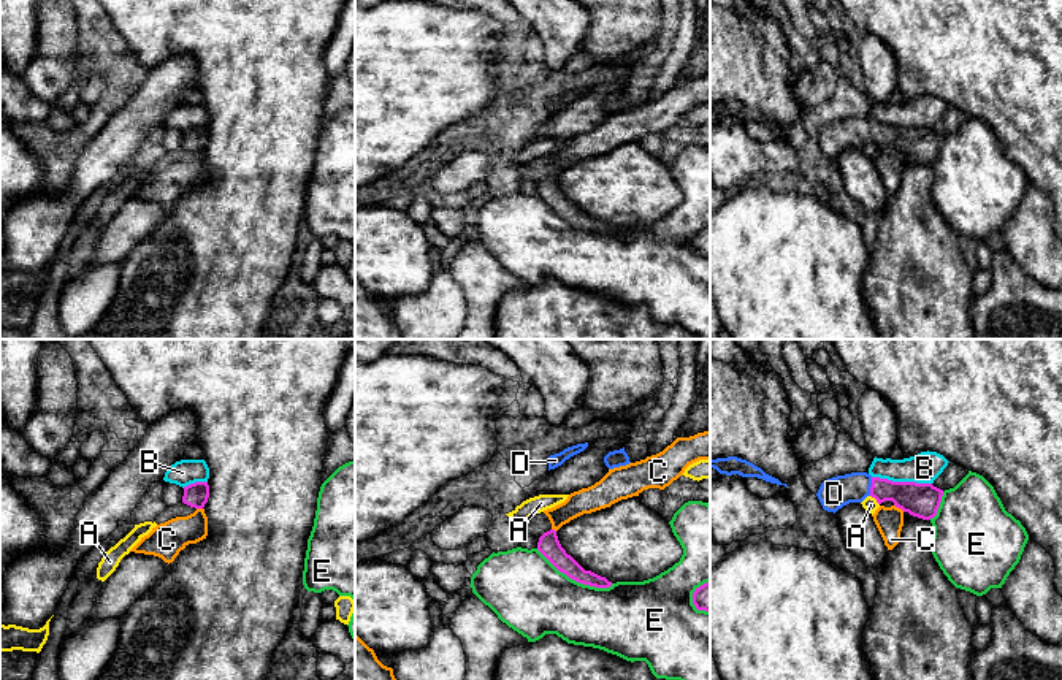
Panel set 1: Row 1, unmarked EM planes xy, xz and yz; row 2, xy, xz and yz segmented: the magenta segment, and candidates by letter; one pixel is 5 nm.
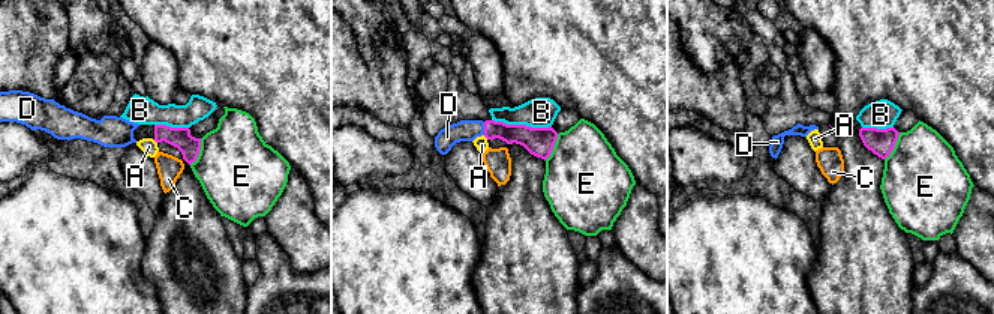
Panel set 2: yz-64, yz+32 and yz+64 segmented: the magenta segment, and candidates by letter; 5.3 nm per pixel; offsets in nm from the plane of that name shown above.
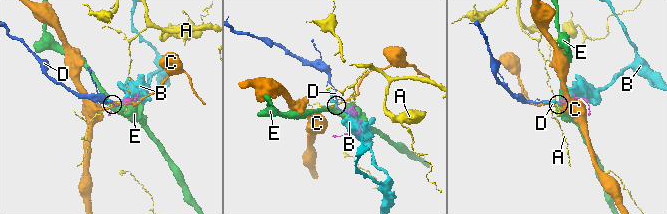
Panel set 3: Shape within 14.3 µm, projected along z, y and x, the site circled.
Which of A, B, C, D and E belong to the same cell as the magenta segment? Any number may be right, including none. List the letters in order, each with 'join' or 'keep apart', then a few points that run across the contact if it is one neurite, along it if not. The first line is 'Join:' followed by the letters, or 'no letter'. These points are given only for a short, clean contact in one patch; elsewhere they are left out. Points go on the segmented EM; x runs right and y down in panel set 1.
Join: D
A: keep apart | yz (870, 495), (878, 504)
B: keep apart
C: keep apart | yz (894, 504), (904, 511)
D: join | yz (918, 500), (870, 487), (851, 487), (834, 493)
E: keep apart

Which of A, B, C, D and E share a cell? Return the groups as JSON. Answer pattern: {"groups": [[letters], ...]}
{"groups": [["A"], ["B"], ["C"], ["D"], ["E"]]}

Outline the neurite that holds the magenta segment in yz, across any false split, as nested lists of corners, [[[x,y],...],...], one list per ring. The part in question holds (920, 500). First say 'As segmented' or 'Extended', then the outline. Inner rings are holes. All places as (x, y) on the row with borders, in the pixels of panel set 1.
Extended. [[[851,472],[824,480],[816,496],[823,509],[834,514],[850,502],[862,502],[872,496],[878,504],[892,501],[913,517],[930,520],[937,515],[943,490],[932,483],[892,482],[867,472]]]

